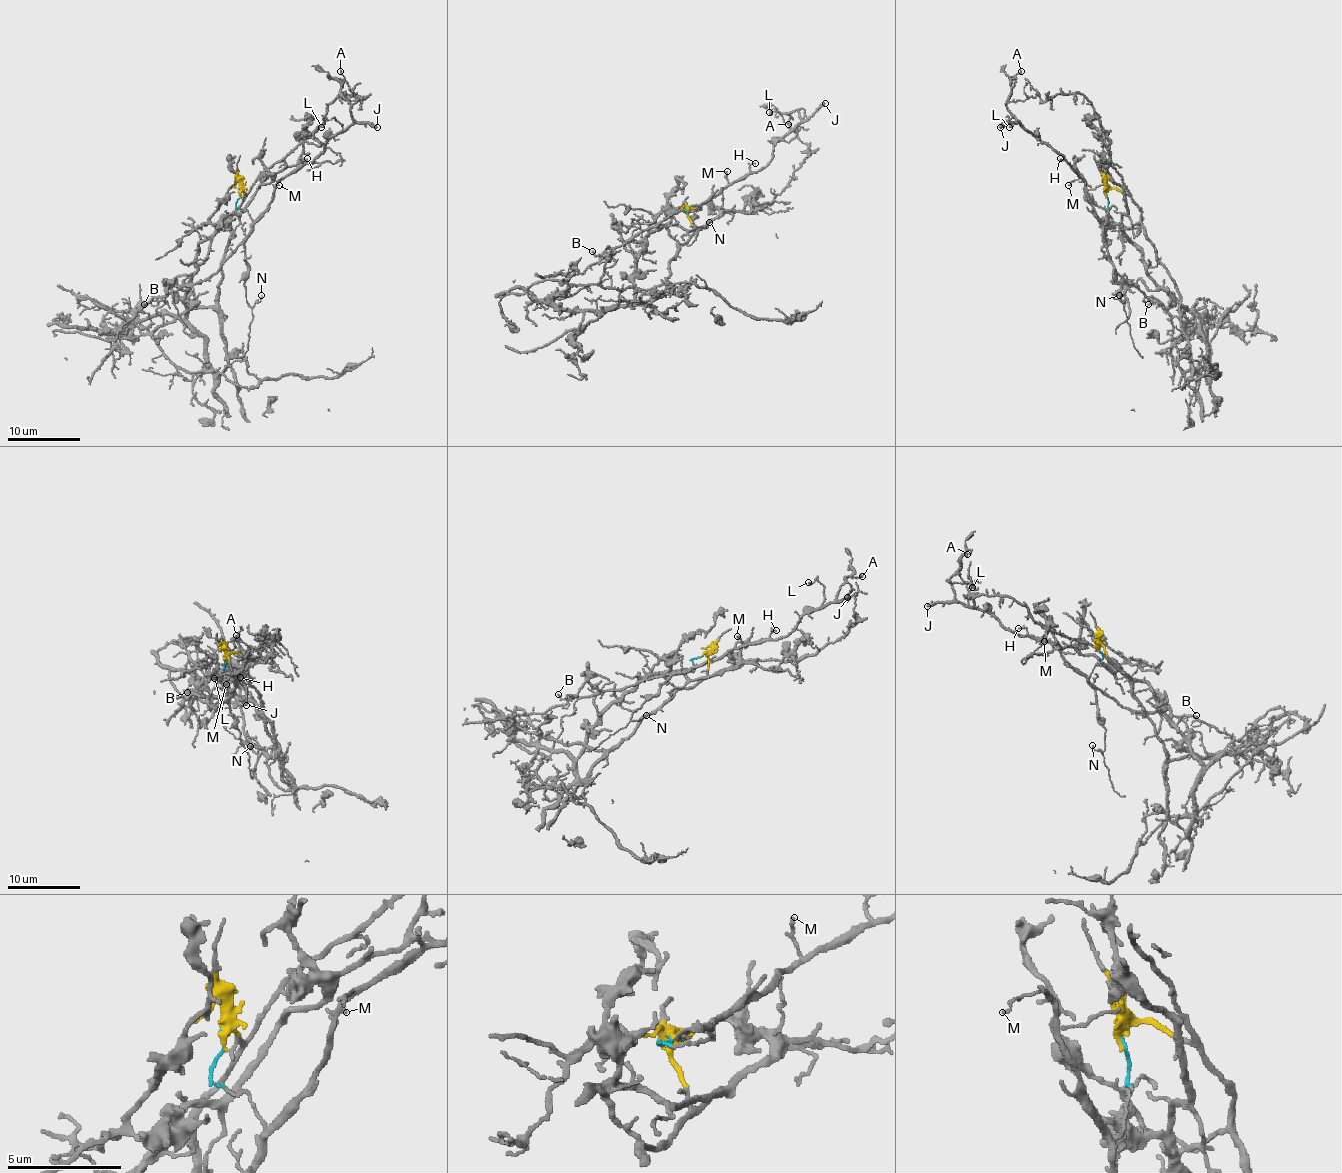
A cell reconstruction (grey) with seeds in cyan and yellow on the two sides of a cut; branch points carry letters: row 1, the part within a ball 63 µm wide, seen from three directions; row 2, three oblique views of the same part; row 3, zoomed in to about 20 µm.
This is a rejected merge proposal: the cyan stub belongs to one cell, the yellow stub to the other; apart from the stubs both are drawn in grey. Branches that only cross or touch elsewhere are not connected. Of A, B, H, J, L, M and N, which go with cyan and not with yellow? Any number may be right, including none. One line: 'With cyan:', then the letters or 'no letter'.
With cyan: A, B, H, J, L, M, N

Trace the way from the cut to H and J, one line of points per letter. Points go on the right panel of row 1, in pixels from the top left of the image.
H: (1105, 192), (1108, 212), (1103, 224), (1078, 172), (1059, 159)
J: (1105, 192), (1108, 212), (1103, 224), (1088, 199), (1085, 183), (1059, 153), (1019, 123), (1005, 123), (1000, 126)

